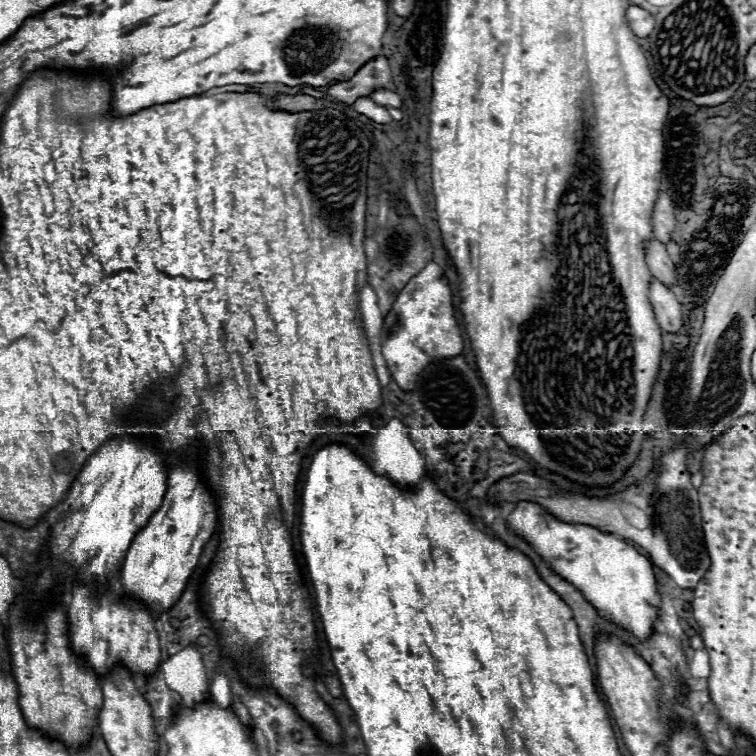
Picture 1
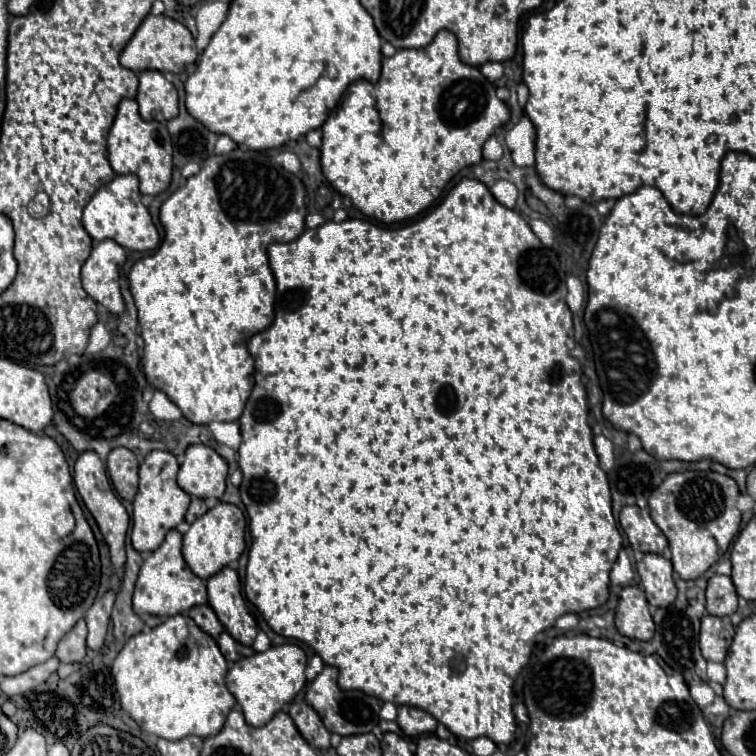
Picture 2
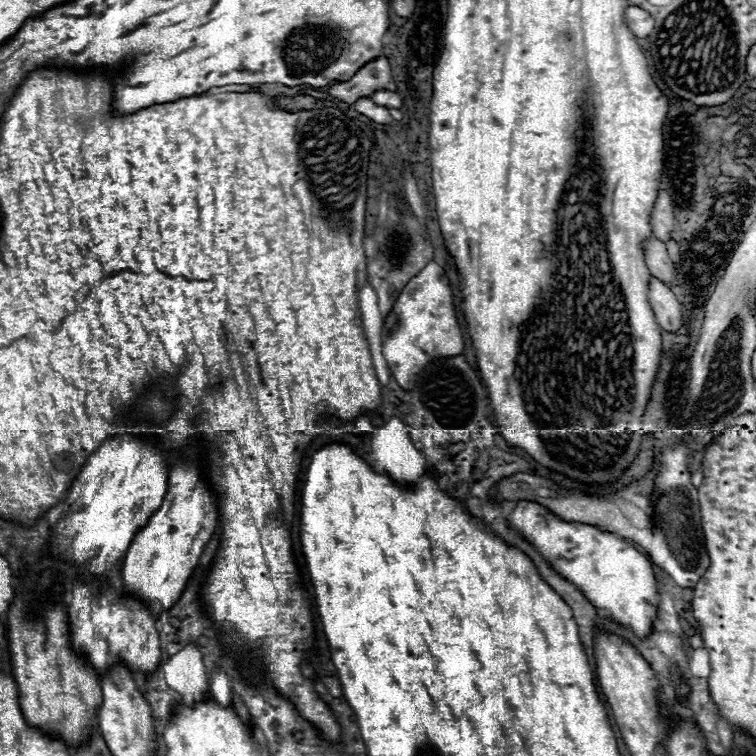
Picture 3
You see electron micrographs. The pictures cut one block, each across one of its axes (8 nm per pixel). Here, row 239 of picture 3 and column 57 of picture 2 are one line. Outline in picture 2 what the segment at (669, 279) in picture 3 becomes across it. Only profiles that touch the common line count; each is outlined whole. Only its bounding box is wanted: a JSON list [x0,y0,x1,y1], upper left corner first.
[56,620,86,662]

